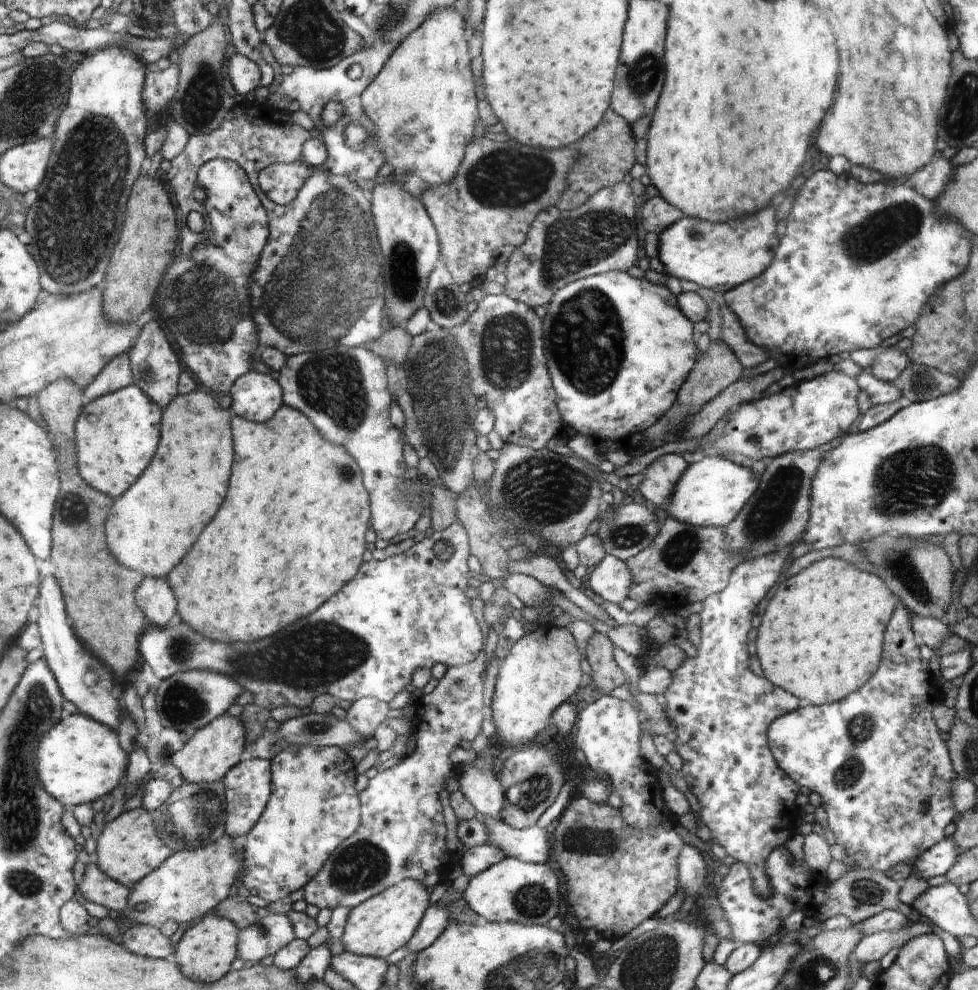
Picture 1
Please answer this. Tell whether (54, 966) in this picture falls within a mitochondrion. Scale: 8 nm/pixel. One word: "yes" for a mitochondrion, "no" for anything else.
no

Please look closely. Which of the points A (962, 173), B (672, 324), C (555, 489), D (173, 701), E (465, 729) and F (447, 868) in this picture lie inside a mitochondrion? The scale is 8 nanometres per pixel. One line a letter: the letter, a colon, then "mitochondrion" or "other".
A: other
B: other
C: mitochondrion
D: mitochondrion
E: other
F: other

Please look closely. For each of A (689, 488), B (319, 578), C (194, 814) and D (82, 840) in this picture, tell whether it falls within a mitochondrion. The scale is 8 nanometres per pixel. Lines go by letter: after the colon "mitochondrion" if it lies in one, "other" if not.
A: other
B: other
C: mitochondrion
D: other

